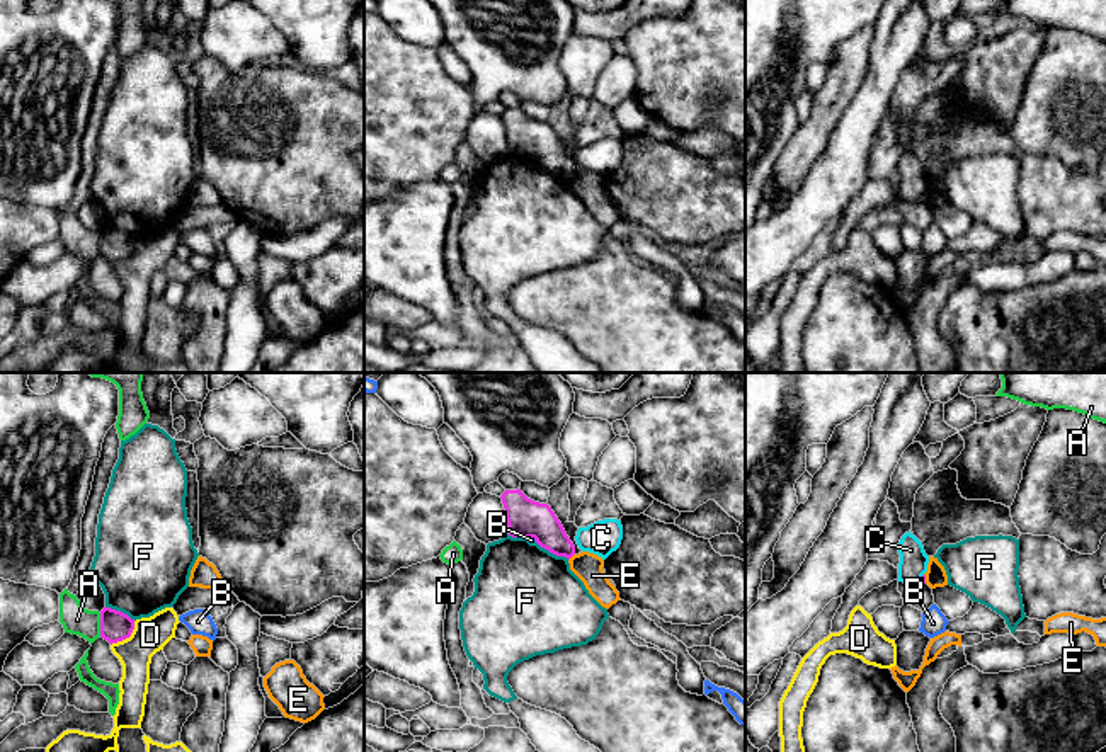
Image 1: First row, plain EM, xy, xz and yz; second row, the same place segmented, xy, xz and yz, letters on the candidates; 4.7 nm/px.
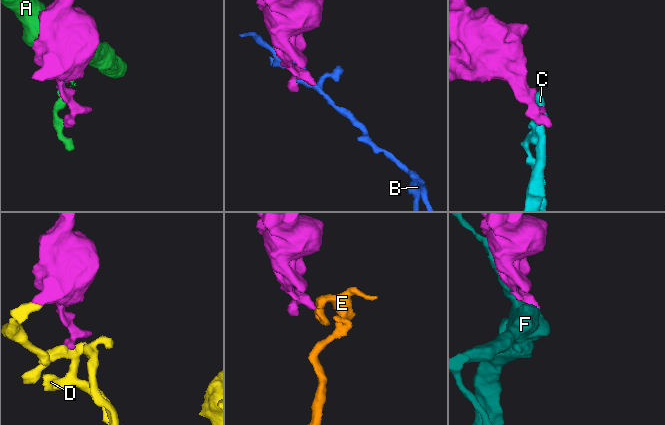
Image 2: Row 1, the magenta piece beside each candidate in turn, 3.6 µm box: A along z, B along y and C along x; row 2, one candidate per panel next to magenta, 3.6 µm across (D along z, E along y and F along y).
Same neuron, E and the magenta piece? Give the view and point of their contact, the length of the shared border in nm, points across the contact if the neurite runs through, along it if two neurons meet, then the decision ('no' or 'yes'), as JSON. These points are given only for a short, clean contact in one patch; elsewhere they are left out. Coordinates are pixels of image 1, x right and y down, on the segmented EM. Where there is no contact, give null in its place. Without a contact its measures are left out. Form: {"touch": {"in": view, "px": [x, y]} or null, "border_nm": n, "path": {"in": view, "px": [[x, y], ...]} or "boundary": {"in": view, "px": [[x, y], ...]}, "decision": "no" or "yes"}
{"touch": {"in": "xz", "px": [572, 555]}, "border_nm": 50, "boundary": {"in": "xz", "px": [[574, 553], [569, 560]]}, "decision": "no"}

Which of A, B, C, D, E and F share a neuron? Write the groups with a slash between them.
A / B / C / D / E / F

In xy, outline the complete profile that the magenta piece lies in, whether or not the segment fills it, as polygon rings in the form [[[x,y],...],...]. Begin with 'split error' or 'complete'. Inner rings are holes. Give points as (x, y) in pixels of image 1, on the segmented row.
complete; [[[111,607],[100,611],[100,638],[107,640],[111,645],[129,638],[133,630],[134,619],[128,614]]]

